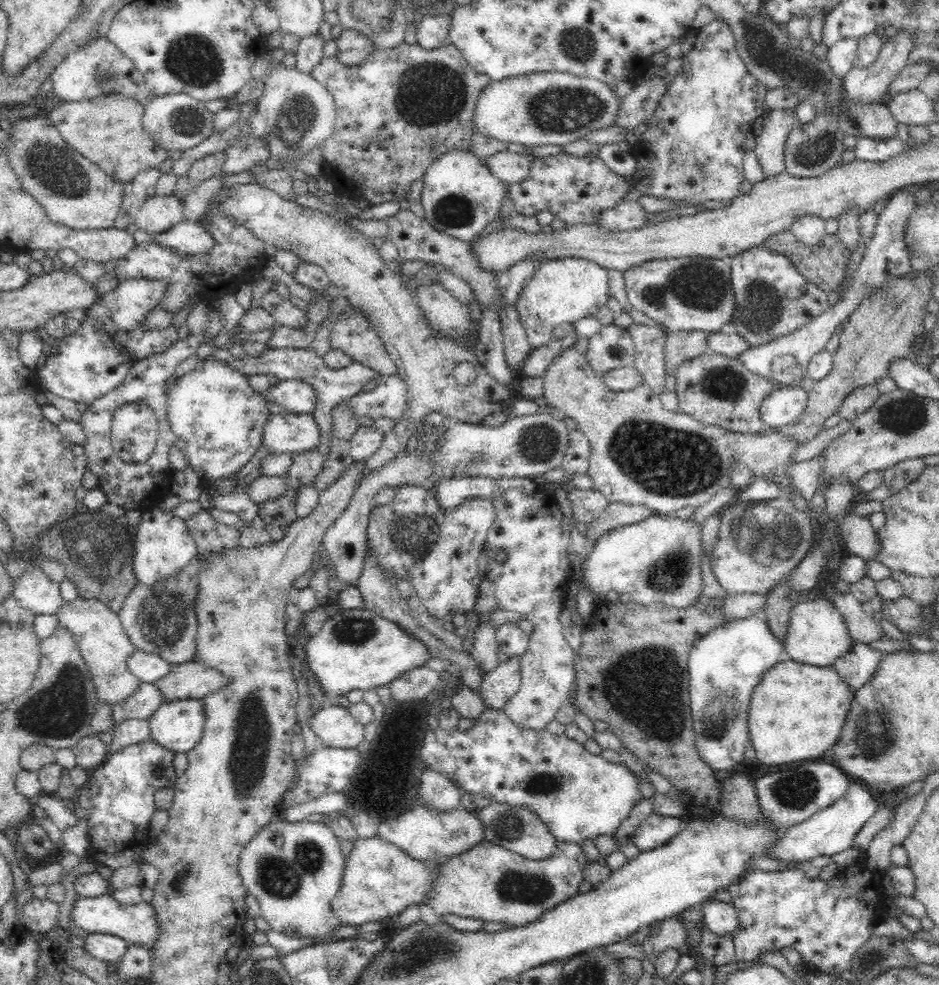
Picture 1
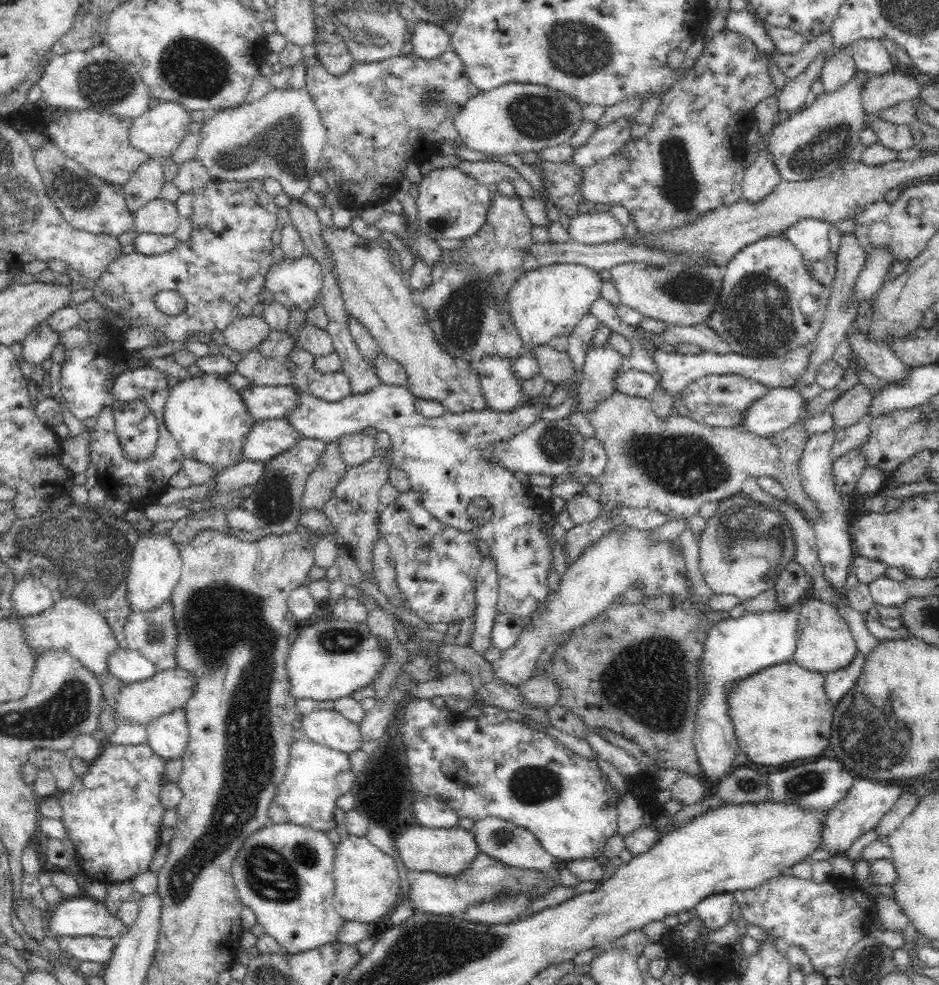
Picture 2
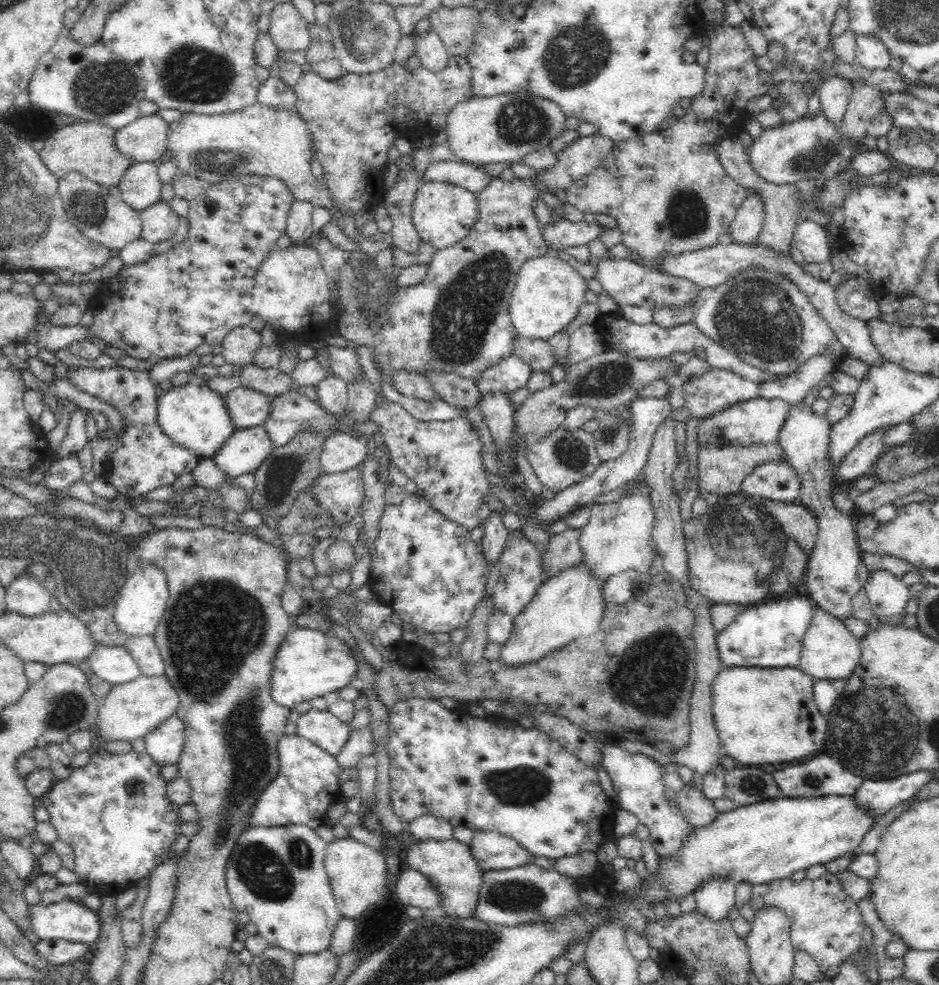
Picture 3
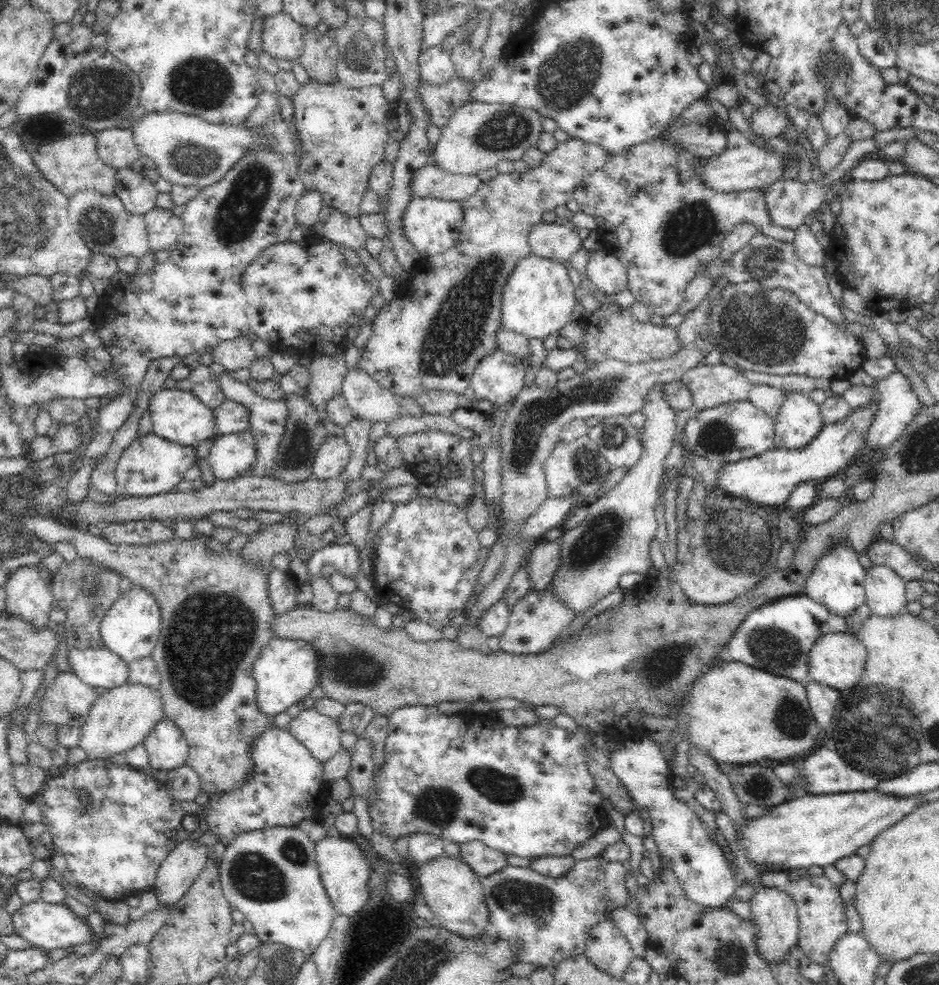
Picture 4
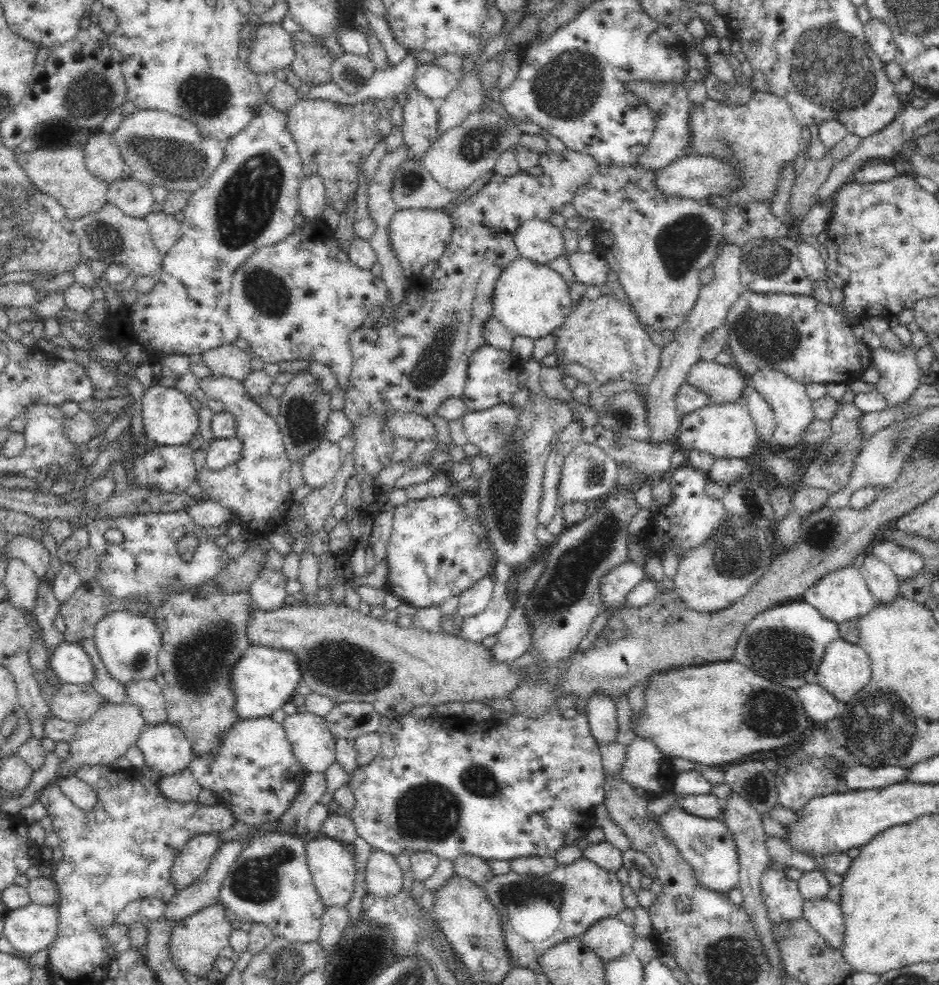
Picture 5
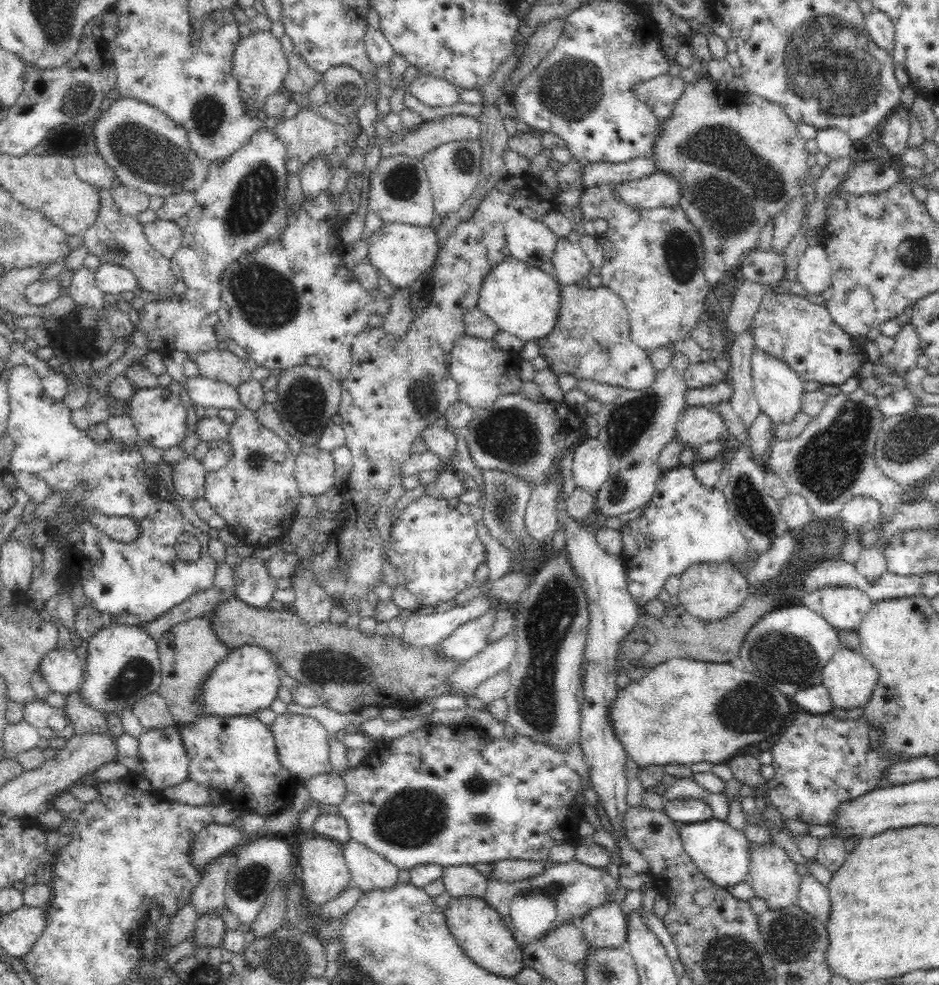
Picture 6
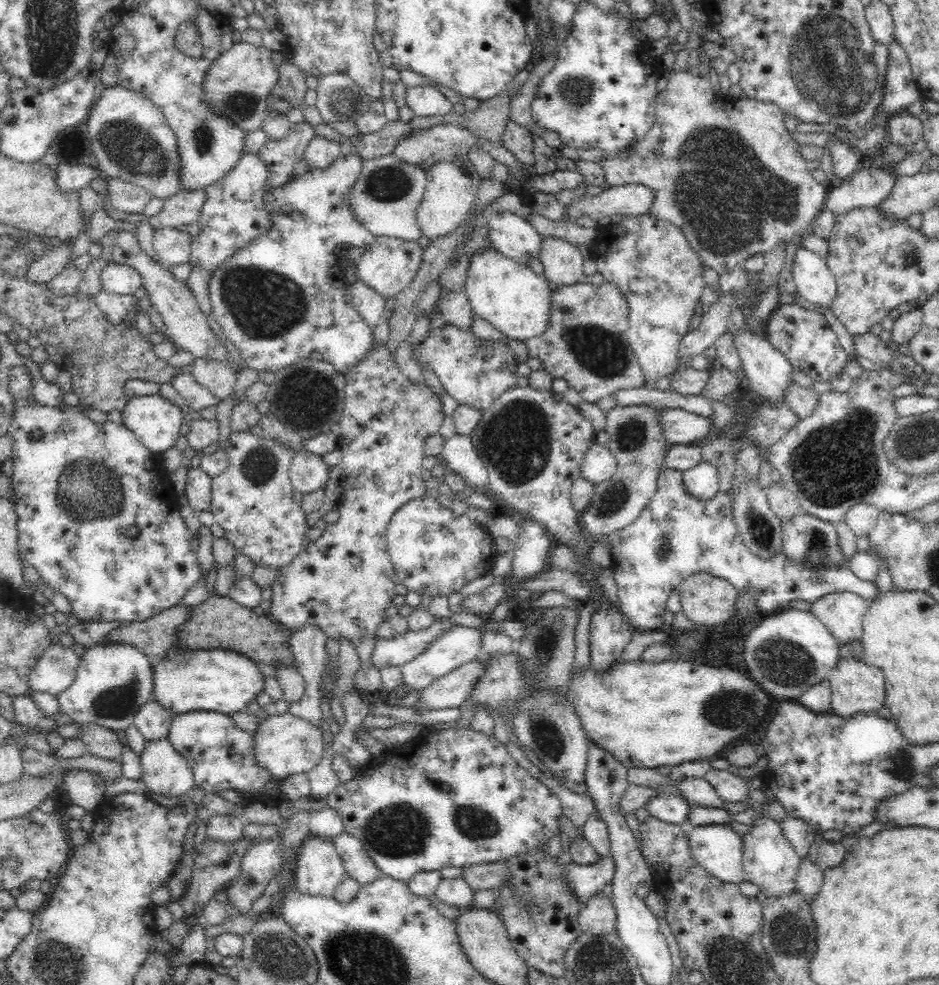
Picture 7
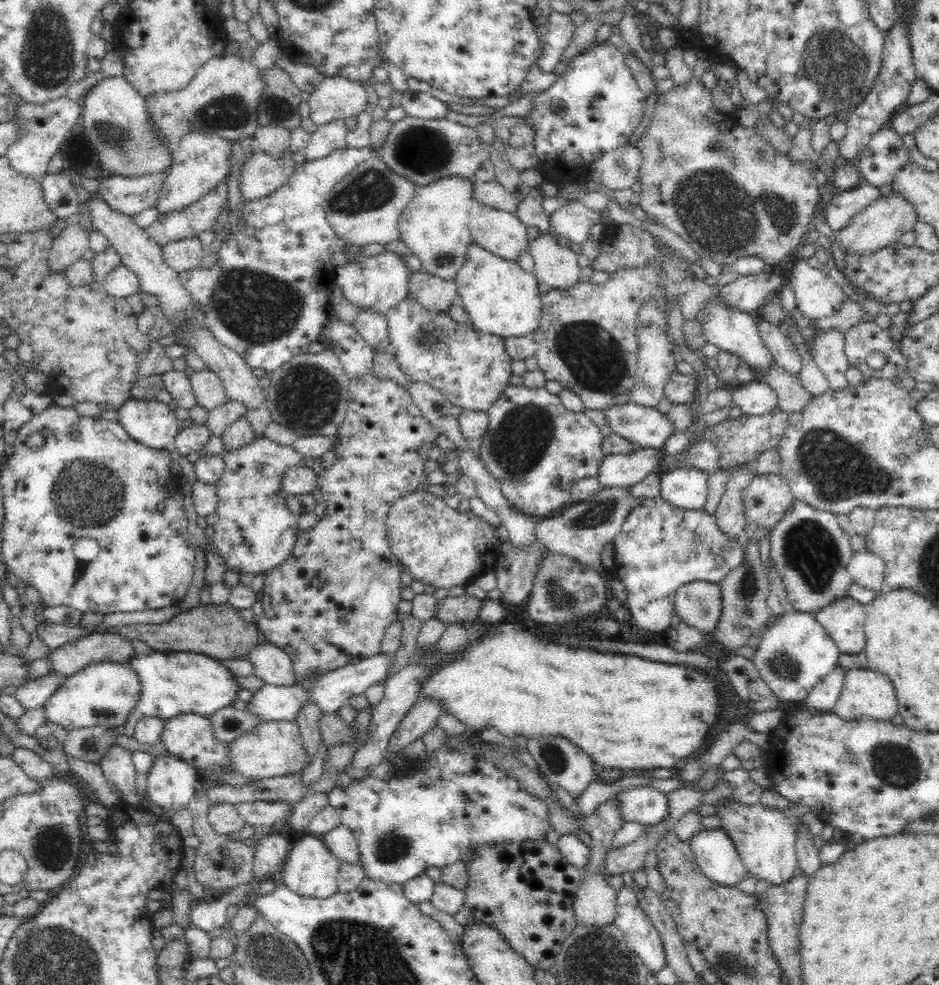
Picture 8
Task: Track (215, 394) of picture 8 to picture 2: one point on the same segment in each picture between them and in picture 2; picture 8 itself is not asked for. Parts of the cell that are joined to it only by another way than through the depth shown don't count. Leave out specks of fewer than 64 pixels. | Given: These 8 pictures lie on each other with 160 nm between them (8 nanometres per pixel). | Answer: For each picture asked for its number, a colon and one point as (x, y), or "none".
2: (244, 334)
3: (238, 348)
4: (236, 354)
5: (227, 360)
6: (222, 366)
7: (219, 380)

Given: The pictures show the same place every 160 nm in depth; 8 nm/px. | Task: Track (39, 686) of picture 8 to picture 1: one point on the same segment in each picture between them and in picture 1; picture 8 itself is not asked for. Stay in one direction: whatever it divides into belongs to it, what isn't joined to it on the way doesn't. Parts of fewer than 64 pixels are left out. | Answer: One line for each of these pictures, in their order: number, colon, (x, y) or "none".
1: (148, 668)
2: (129, 666)
3: (114, 664)
4: (101, 669)
5: (70, 663)
6: (62, 669)
7: (55, 670)

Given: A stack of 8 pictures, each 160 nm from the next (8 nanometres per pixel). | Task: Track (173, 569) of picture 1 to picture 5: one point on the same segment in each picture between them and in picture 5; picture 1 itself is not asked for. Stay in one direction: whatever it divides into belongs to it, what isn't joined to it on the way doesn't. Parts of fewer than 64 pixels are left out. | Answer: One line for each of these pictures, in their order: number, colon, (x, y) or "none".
2: (155, 569)
3: (141, 604)
4: (131, 628)
5: (128, 642)

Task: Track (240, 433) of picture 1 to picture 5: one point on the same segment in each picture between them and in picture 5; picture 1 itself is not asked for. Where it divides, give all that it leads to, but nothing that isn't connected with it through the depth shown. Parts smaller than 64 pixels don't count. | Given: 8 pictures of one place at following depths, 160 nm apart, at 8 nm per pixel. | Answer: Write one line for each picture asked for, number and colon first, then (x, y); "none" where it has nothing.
2: (206, 416)
3: (194, 417)
4: (178, 416)
5: (169, 420)

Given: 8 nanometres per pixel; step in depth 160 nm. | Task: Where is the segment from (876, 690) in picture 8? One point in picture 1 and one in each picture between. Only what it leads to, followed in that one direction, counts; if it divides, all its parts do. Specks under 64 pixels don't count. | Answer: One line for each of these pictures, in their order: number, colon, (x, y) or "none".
1: (818, 635)
2: (825, 643)
3: (829, 651)
4: (838, 660)
5: (845, 669)
6: (850, 679)
7: (856, 687)

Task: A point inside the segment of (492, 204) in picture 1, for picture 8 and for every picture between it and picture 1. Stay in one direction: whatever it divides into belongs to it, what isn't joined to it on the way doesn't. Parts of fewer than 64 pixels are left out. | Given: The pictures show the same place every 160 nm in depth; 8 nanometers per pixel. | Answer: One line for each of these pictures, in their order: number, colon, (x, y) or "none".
2: (450, 205)
3: (442, 214)
4: (431, 225)
5: (418, 237)
6: (400, 252)
7: (389, 265)
8: (376, 284)

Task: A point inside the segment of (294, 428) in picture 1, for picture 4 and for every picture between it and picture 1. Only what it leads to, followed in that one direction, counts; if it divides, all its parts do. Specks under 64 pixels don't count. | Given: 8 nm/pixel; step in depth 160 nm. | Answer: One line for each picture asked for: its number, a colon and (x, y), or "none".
2: (268, 438)
3: (245, 450)
4: (231, 455)

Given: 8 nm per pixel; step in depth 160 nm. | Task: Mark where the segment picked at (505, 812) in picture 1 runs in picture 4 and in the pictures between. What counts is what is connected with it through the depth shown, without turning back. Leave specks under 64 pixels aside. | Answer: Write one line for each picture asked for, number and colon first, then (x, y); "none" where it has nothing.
2: (502, 841)
3: (491, 850)
4: (482, 860)

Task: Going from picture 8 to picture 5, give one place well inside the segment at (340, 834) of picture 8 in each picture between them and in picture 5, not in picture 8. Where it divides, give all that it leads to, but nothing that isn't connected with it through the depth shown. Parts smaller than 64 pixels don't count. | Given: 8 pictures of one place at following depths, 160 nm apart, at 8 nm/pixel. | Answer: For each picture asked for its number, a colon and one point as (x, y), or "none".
5: (383, 877)
6: (368, 871)
7: (357, 864)

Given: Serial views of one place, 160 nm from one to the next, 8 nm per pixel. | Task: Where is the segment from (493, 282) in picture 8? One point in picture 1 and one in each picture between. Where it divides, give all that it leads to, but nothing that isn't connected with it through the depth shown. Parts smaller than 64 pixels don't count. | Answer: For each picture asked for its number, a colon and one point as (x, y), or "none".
1: (565, 290)
2: (551, 301)
3: (548, 294)
4: (538, 299)
5: (531, 300)
6: (522, 300)
7: (510, 296)

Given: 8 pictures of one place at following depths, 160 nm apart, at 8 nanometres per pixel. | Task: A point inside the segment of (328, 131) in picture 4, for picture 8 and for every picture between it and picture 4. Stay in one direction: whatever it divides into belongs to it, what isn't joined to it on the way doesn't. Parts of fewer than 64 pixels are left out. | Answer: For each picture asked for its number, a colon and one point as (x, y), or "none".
5: (331, 139)
6: (307, 134)
7: (280, 156)
8: (260, 176)

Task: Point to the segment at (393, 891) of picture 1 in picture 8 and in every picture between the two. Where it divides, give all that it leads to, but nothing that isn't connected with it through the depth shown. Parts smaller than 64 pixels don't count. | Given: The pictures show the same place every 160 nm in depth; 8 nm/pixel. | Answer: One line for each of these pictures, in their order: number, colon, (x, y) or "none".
2: (367, 886)
3: (357, 873)
4: (344, 871)
5: (330, 862)
6: (323, 874)
7: (318, 870)
8: (310, 870)

